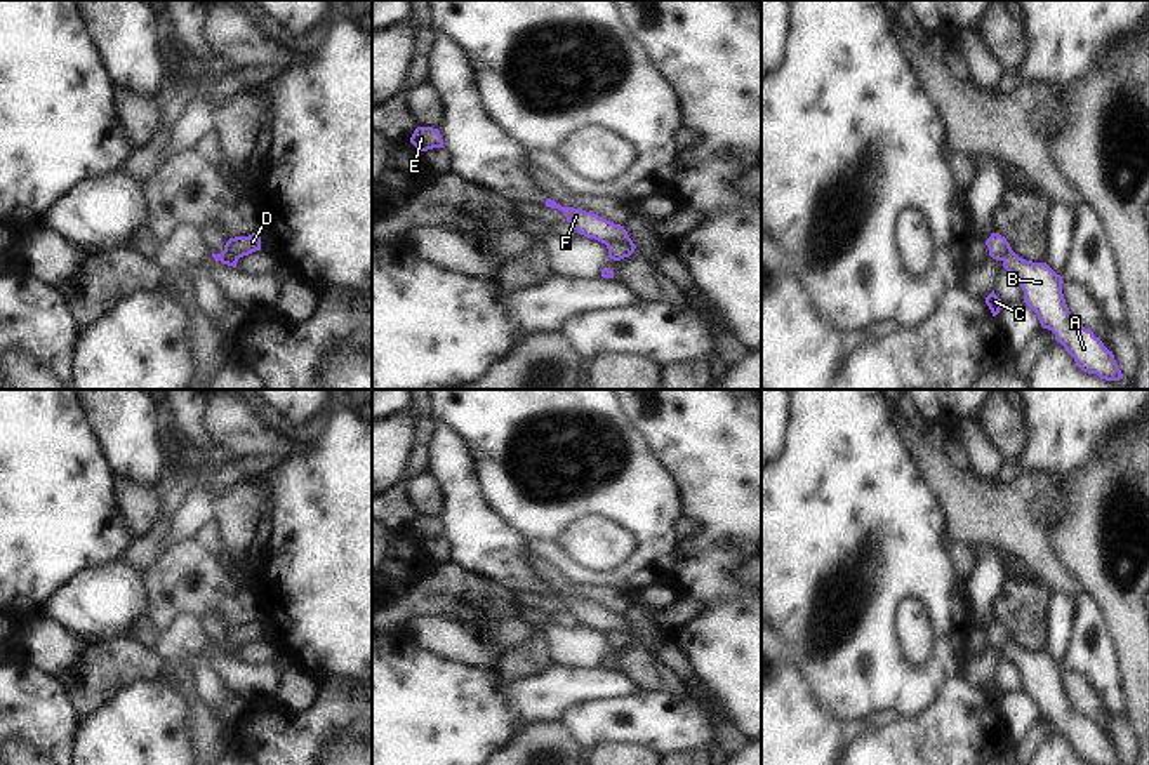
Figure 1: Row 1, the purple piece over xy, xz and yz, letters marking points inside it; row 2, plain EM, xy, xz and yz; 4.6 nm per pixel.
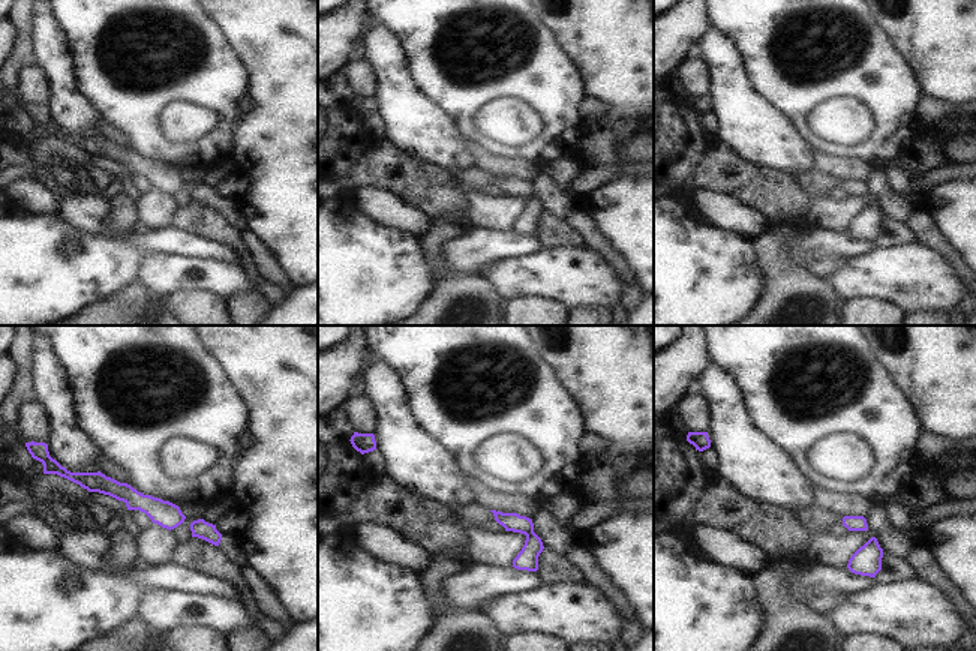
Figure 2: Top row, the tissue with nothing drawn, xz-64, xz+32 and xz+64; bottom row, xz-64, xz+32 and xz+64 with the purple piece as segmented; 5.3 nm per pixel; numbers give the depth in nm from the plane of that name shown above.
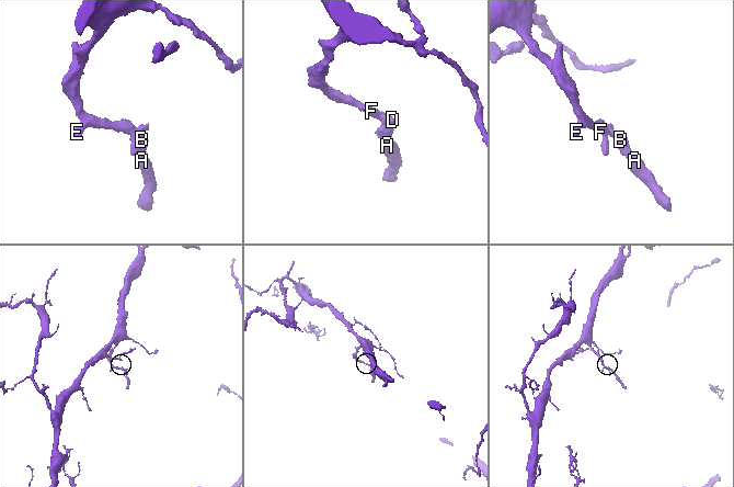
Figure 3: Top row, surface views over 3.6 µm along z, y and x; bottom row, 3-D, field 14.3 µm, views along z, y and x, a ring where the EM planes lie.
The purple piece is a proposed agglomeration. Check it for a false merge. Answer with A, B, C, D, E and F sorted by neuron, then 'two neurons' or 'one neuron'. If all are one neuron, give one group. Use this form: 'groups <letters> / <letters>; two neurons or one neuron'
groups A B / C D E F; two neurons

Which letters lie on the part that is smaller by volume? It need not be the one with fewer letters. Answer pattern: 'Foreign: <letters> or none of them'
Foreign: A, B

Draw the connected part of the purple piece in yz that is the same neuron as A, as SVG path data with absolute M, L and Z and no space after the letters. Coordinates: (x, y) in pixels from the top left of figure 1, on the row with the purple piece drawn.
M1013 250L1005 254L1003 268L1019 278L1024 303L1036 313L1041 327L1055 334L1083 372L1097 374L1106 381L1123 379L1112 351L1069 313L1060 275L1046 263L1026 261Z

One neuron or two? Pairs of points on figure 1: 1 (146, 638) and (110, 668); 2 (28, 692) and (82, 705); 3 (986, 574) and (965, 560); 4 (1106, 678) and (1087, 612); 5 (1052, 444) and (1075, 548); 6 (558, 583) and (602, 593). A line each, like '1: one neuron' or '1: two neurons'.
1: two neurons
2: two neurons
3: two neurons
4: one neuron
5: two neurons
6: one neuron

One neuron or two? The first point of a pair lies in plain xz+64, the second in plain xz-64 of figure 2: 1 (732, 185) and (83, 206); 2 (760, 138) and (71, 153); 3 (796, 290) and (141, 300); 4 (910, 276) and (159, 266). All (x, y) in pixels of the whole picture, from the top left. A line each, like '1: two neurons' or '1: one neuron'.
1: two neurons
2: two neurons
3: one neuron
4: one neuron

